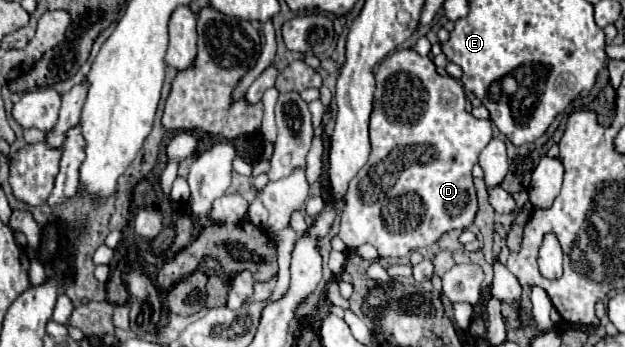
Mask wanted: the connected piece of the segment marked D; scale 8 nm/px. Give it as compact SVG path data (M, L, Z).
M412 49L390 53L376 67L374 75L376 93L370 117L372 153L368 163L358 171L348 187L338 235L350 249L370 243L378 249L380 257L398 259L420 247L430 247L452 229L466 229L474 223L478 213L478 201L472 183L472 167L474 163L478 163L480 151L492 139L492 123L490 119L482 121L468 113L464 109L464 87L452 77L438 75L432 59L420 57Z

